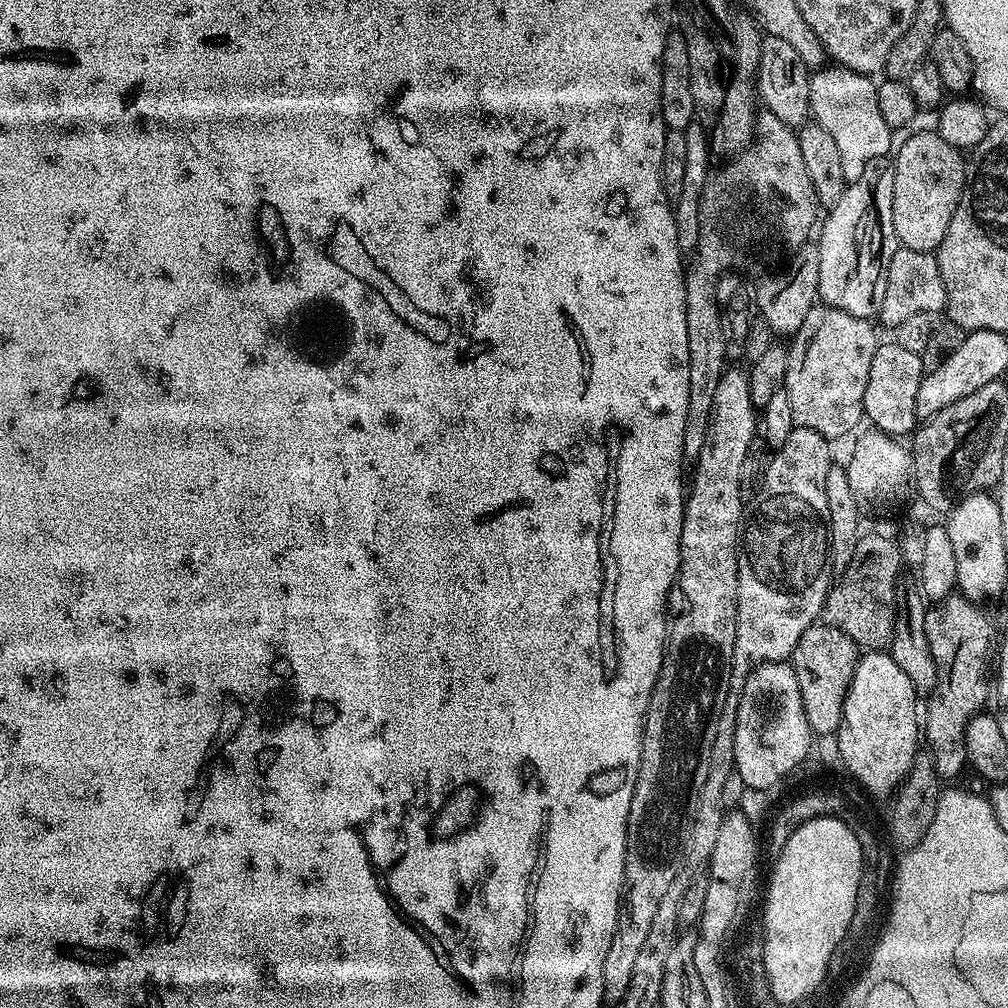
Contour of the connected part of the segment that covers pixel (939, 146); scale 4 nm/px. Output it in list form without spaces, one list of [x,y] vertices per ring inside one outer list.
[[[937,131],[919,132],[907,139],[894,157],[894,230],[896,239],[903,247],[919,252],[935,253],[946,230],[950,218],[964,192],[966,160],[961,149],[944,142]]]

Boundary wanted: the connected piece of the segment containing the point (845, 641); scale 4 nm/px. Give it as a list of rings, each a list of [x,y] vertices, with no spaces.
[[[814,623],[804,631],[802,638],[798,638],[790,663],[798,678],[798,690],[802,690],[802,710],[806,714],[806,722],[817,737],[839,732],[844,699],[852,684],[857,659],[858,649],[854,641],[829,624]]]

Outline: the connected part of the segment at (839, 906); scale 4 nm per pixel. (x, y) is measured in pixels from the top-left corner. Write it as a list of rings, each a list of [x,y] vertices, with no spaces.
[[[815,820],[815,823],[810,823],[808,828],[802,830],[802,834],[798,834],[798,837],[794,838],[790,850],[784,851],[780,858],[781,865],[777,867],[776,879],[774,879],[773,900],[769,903],[768,962],[770,968],[774,970],[774,983],[777,984],[778,993],[789,997],[802,994],[806,989],[812,988],[816,984],[816,980],[820,980],[824,960],[828,960],[828,955],[832,952],[832,944],[836,944],[836,940],[840,940],[840,932],[844,932],[844,924],[848,924],[848,912],[852,912],[852,896],[856,896],[856,872],[860,872],[860,865],[855,838],[848,836],[847,829],[842,828],[837,820]]]

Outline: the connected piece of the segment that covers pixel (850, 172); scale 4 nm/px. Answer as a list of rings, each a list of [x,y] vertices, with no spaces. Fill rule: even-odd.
[[[839,66],[826,67],[813,71],[808,81],[810,112],[815,123],[820,124],[822,130],[830,134],[830,138],[834,138],[834,146],[838,146],[838,154],[842,154],[842,174],[845,181],[851,182],[862,178],[862,170],[866,170],[866,162],[874,162],[874,158],[879,156],[888,156],[892,129],[886,126],[882,114],[878,111],[877,81],[871,75]]]

